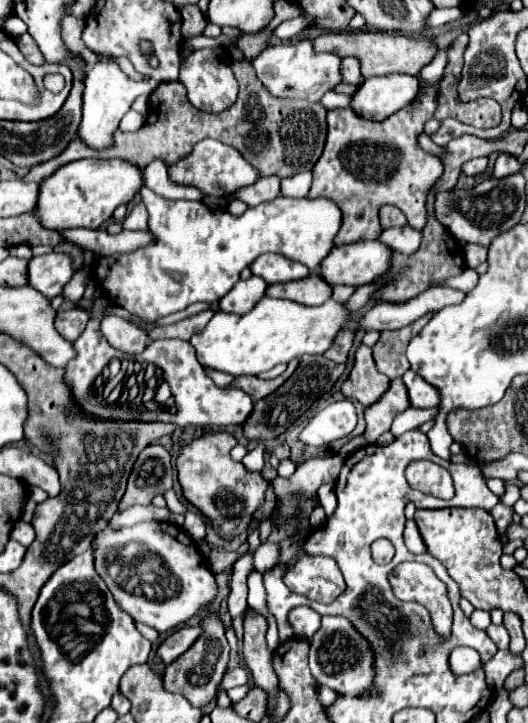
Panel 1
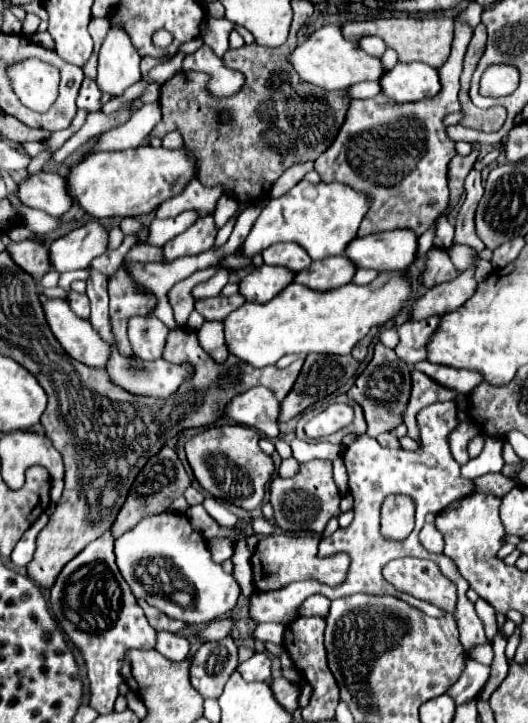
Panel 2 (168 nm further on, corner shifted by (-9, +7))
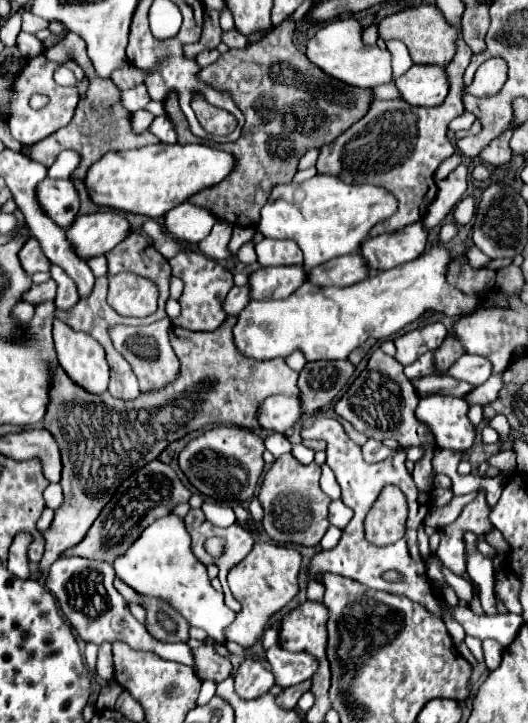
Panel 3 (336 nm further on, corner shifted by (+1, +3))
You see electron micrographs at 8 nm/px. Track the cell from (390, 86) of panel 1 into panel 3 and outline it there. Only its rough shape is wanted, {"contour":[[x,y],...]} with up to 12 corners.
{"contour":[[413,64],[395,80],[413,106],[437,106],[445,68]]}

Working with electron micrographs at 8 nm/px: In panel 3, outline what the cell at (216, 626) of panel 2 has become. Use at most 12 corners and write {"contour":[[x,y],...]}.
{"contour":[[255,544],[227,582],[241,612],[227,642],[253,646],[297,594],[301,554]]}

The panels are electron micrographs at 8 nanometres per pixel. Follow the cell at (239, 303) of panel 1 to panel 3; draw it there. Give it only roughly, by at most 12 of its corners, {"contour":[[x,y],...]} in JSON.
{"contour":[[303,266],[249,274],[251,300],[287,298],[305,282]]}

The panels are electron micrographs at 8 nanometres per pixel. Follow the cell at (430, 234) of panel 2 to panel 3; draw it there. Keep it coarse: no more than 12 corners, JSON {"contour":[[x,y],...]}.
{"contour":[[459,164],[437,184],[423,226],[441,224],[467,190],[467,166]]}

